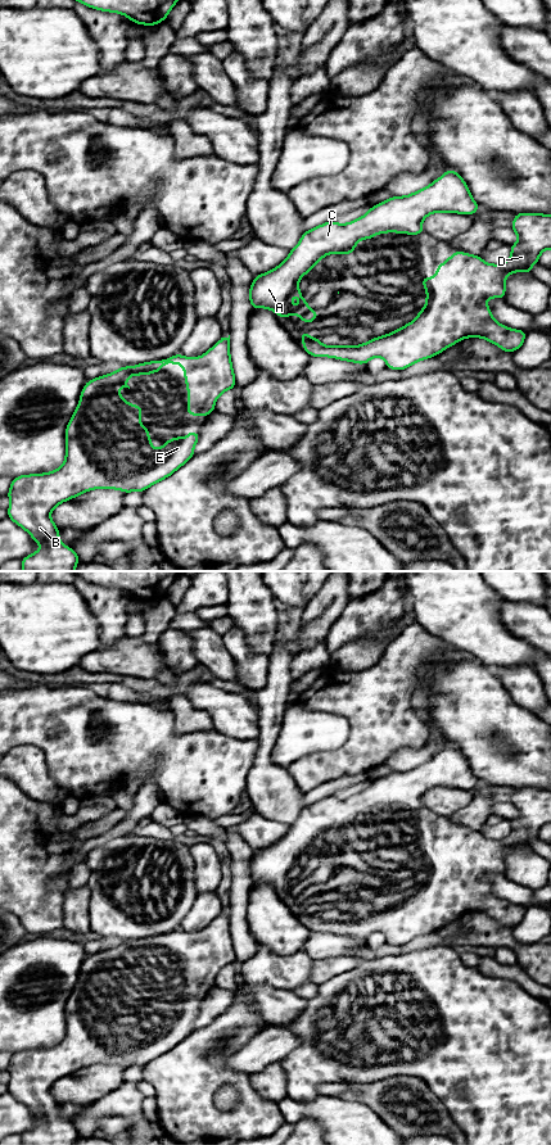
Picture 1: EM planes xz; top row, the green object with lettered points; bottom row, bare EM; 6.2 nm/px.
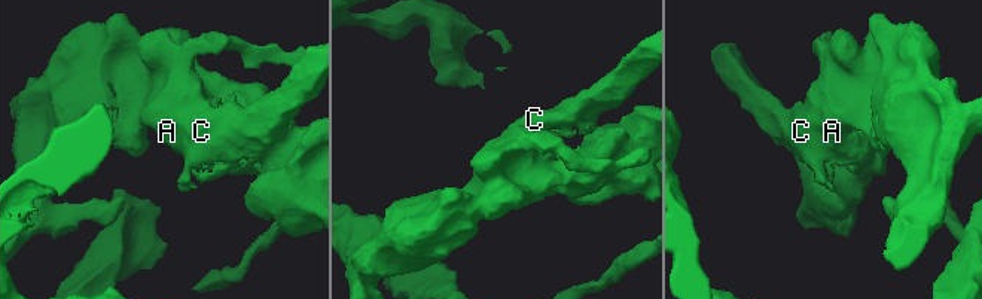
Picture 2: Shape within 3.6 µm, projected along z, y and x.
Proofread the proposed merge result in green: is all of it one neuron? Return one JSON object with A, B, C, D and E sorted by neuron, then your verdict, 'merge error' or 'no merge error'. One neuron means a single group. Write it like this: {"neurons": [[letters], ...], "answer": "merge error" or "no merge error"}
{"neurons": [["A", "B", "C", "D", "E"]], "answer": "no merge error"}

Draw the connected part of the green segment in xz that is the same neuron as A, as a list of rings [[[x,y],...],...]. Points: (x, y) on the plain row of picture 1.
[[[446,745],[426,762],[406,771],[392,771],[354,796],[345,800],[329,796],[304,806],[283,838],[254,852],[249,863],[250,879],[253,884],[267,883],[283,893],[299,890],[301,896],[310,899],[320,888],[308,883],[298,857],[321,833],[334,828],[351,831],[360,815],[376,809],[424,809],[423,795],[435,787],[473,791],[479,783],[465,755],[456,746]]]

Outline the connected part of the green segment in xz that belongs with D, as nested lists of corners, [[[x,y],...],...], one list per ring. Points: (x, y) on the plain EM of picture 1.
[[[516,788],[510,802],[516,807],[519,816],[510,820],[511,832],[505,838],[502,839],[485,838],[480,833],[480,831],[473,831],[456,825],[456,828],[451,829],[444,838],[437,841],[437,850],[434,852],[421,852],[423,861],[428,866],[428,870],[425,872],[426,881],[419,886],[417,892],[410,899],[402,901],[401,904],[393,908],[374,913],[365,919],[354,922],[344,920],[328,922],[321,919],[317,911],[311,914],[308,908],[306,906],[299,909],[301,915],[303,918],[303,924],[312,932],[331,932],[335,934],[343,934],[360,940],[366,940],[374,932],[381,932],[385,936],[388,943],[397,946],[406,945],[407,942],[419,936],[432,933],[443,927],[446,923],[459,918],[465,913],[483,913],[500,922],[503,927],[514,928],[523,920],[527,906],[512,905],[497,897],[492,892],[491,884],[485,879],[485,875],[488,873],[505,874],[506,851],[512,847],[532,848],[532,841],[539,836],[541,828],[546,824],[551,824],[551,791],[542,788]]]

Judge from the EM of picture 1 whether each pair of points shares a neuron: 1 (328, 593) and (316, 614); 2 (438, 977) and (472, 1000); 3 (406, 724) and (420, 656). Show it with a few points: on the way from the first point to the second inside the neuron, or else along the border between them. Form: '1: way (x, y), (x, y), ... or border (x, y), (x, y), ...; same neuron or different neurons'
1: way (328, 598), (328, 602), (321, 609); same neuron
2: way (446, 985), (464, 1000); same neuron
3: way (402, 707), (403, 673); same neuron

